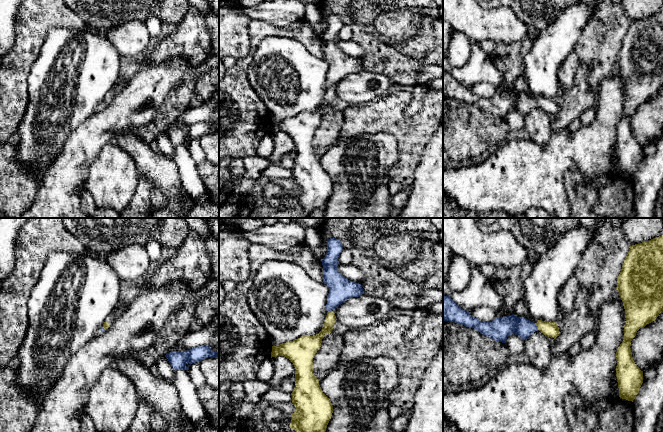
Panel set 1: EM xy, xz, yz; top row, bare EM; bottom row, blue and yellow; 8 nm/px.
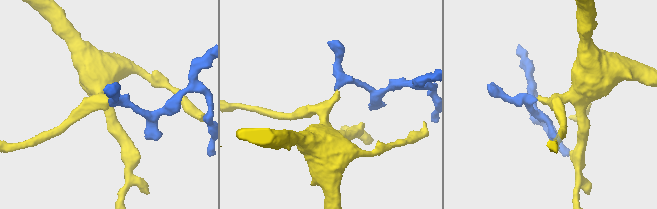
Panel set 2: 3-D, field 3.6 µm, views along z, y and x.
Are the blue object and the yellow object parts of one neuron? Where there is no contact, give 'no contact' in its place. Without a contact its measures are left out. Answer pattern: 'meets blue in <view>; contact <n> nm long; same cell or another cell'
meets blue in yz; contact 60 nm long; same cell

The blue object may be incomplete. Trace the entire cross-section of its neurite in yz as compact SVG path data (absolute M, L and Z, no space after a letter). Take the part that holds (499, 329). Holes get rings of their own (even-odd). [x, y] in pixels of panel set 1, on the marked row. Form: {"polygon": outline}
{"polygon": "M443 296L443 321L455 322L474 328L481 334L502 343L505 343L507 337L512 334L525 340L537 330L554 339L560 333L558 324L555 322L538 320L537 323L533 323L514 314L496 318L492 322L482 322L477 318L473 318L469 311L463 310L449 296Z"}

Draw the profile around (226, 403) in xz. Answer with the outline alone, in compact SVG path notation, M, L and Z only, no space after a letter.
M224 382L219 386L219 431L231 424L231 412L237 400L230 396L230 387L233 382Z

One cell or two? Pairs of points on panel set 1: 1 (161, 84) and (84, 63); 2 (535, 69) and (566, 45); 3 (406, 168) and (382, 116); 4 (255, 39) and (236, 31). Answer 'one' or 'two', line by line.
1: two
2: one
3: one
4: two

